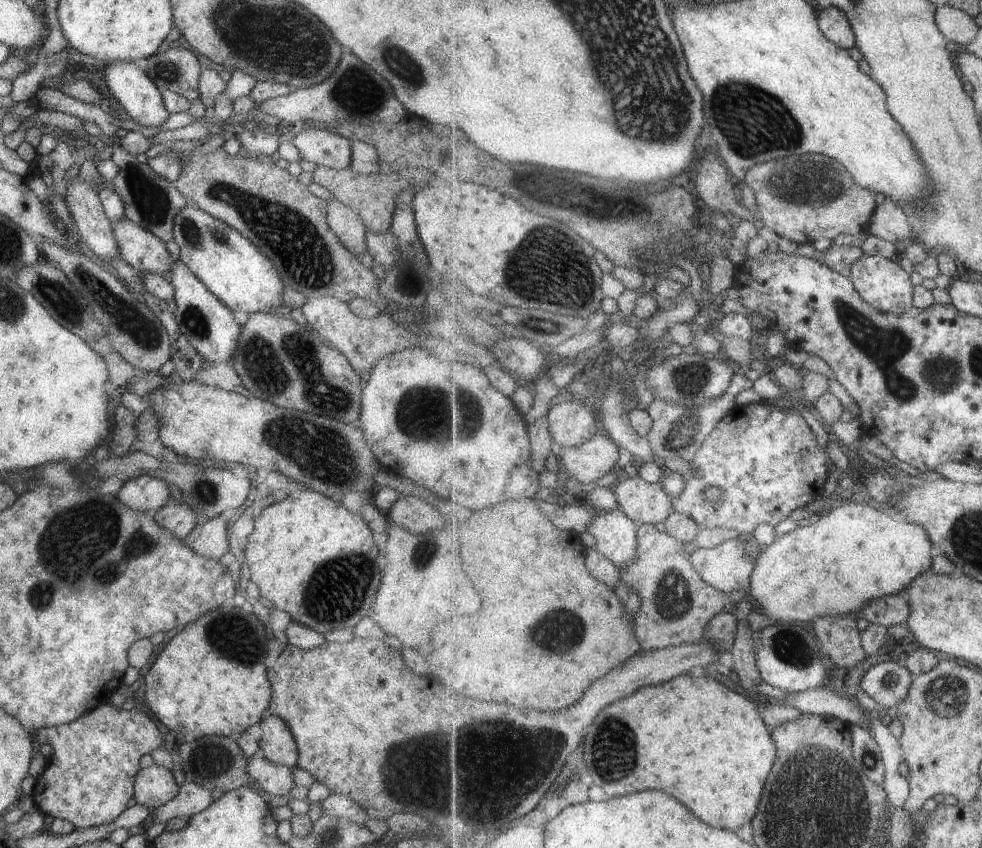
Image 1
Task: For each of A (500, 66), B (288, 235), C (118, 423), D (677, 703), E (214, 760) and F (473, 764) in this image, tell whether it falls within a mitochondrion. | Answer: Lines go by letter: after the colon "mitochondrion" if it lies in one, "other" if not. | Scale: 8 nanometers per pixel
A: other
B: mitochondrion
C: other
D: other
E: mitochondrion
F: mitochondrion

